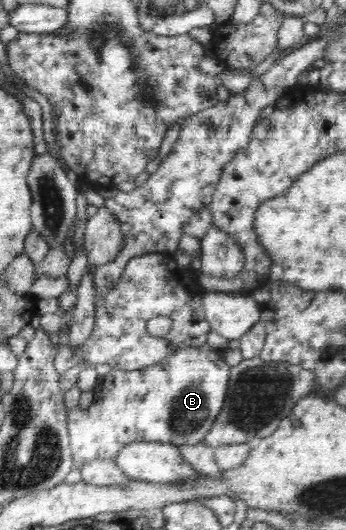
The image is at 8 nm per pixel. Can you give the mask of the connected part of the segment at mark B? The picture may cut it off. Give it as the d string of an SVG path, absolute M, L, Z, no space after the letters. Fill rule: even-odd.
M207 343L202 347L176 349L161 363L144 369L124 371L112 368L105 378L99 381L98 388L94 390L94 400L87 409L76 406L75 409L67 411L74 469L80 469L84 467L84 463L92 461L115 460L124 445L136 441L158 441L176 447L202 443L225 404L230 372L231 367L224 362L223 351Z

